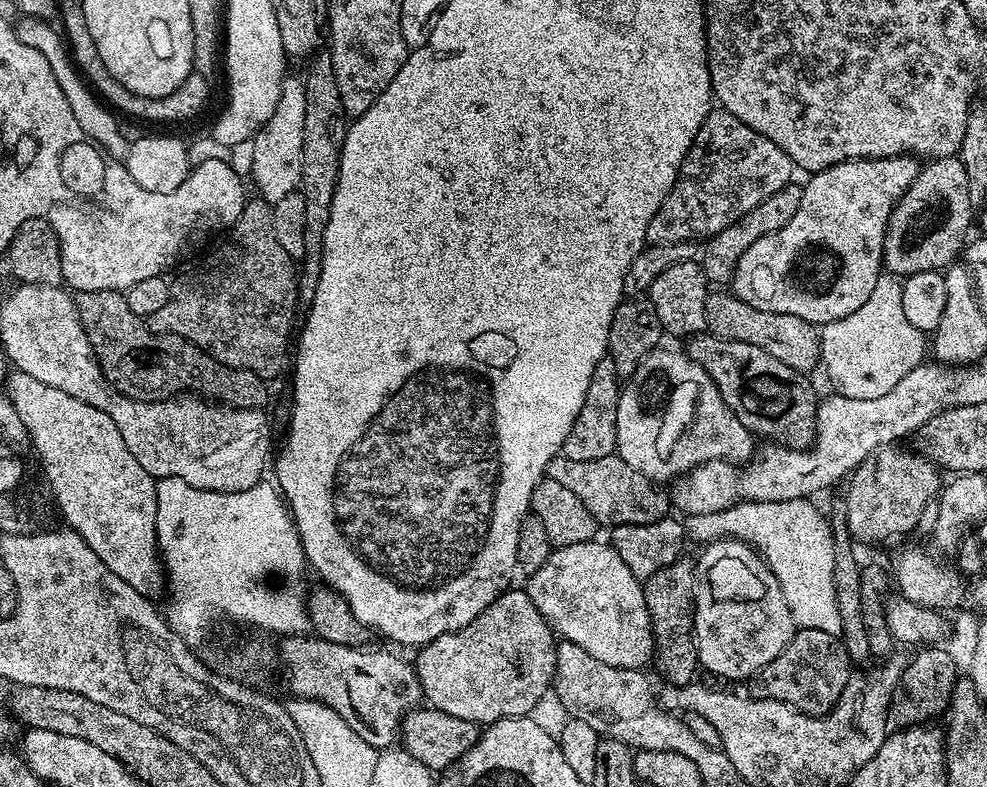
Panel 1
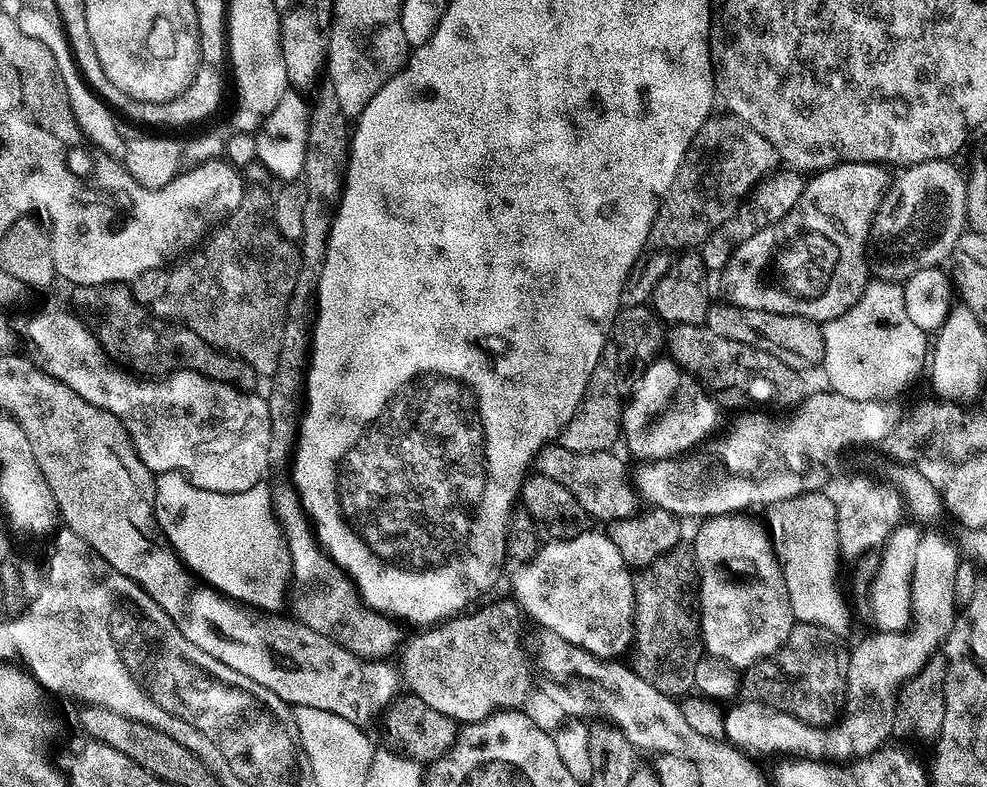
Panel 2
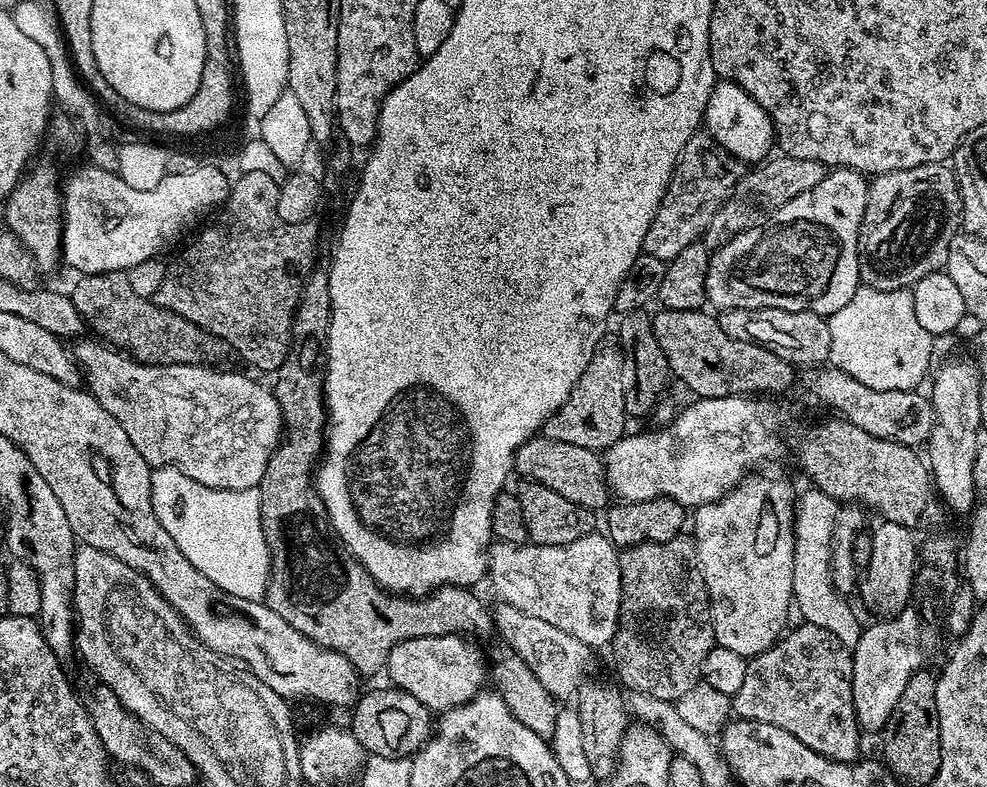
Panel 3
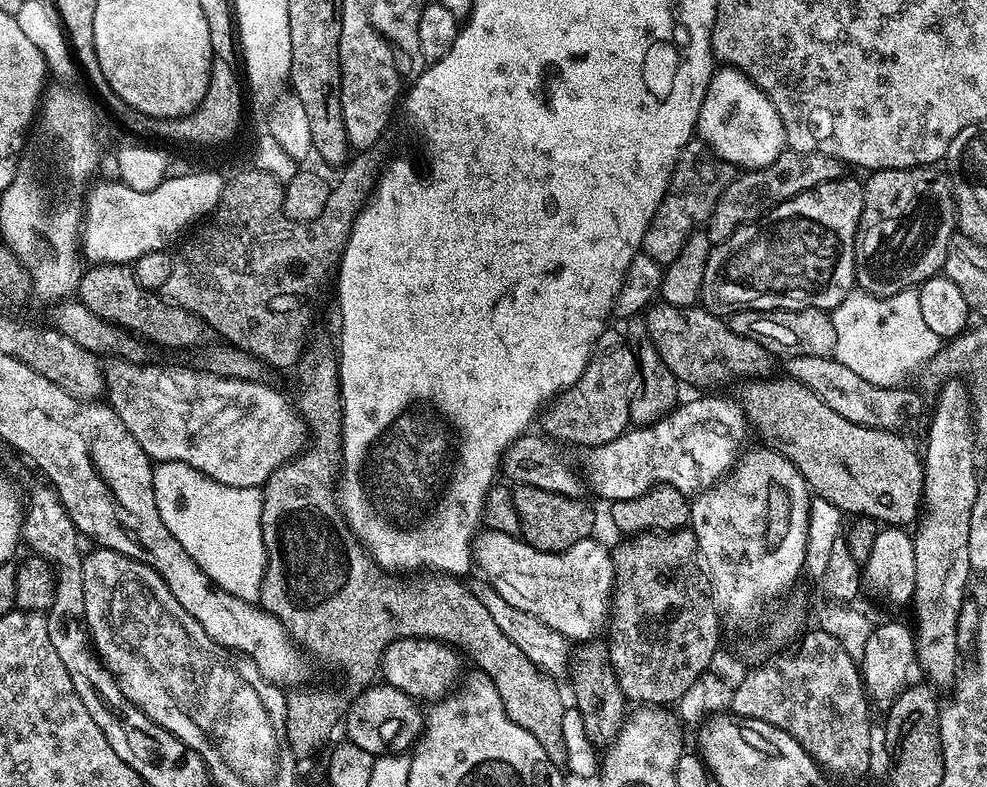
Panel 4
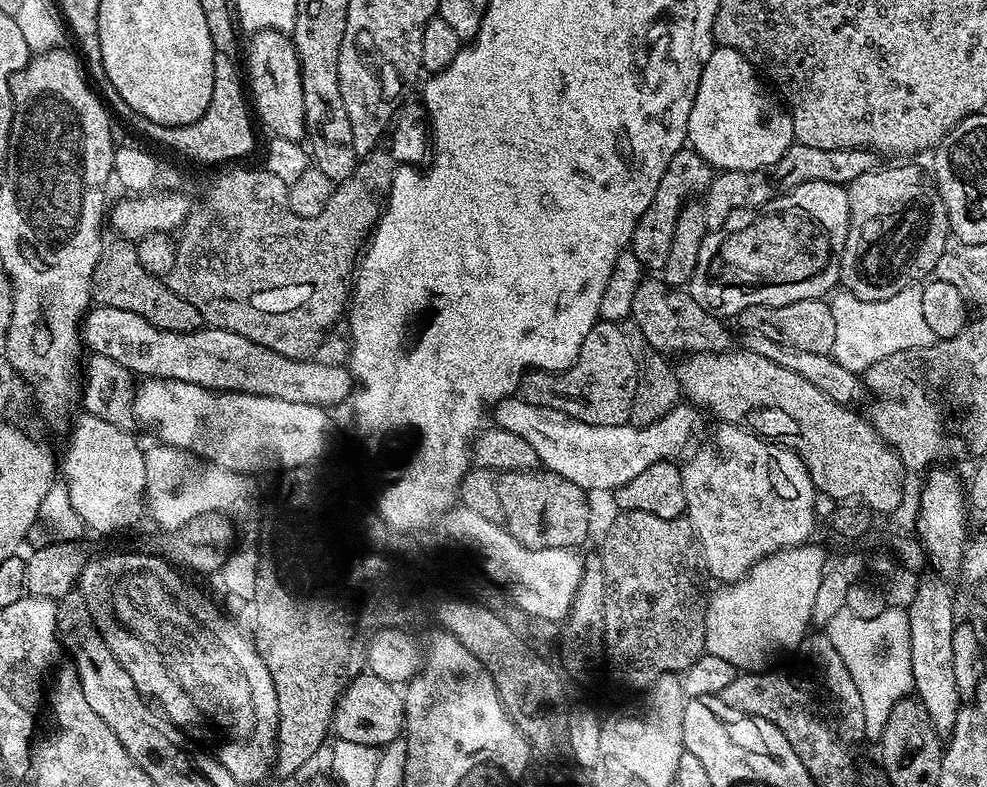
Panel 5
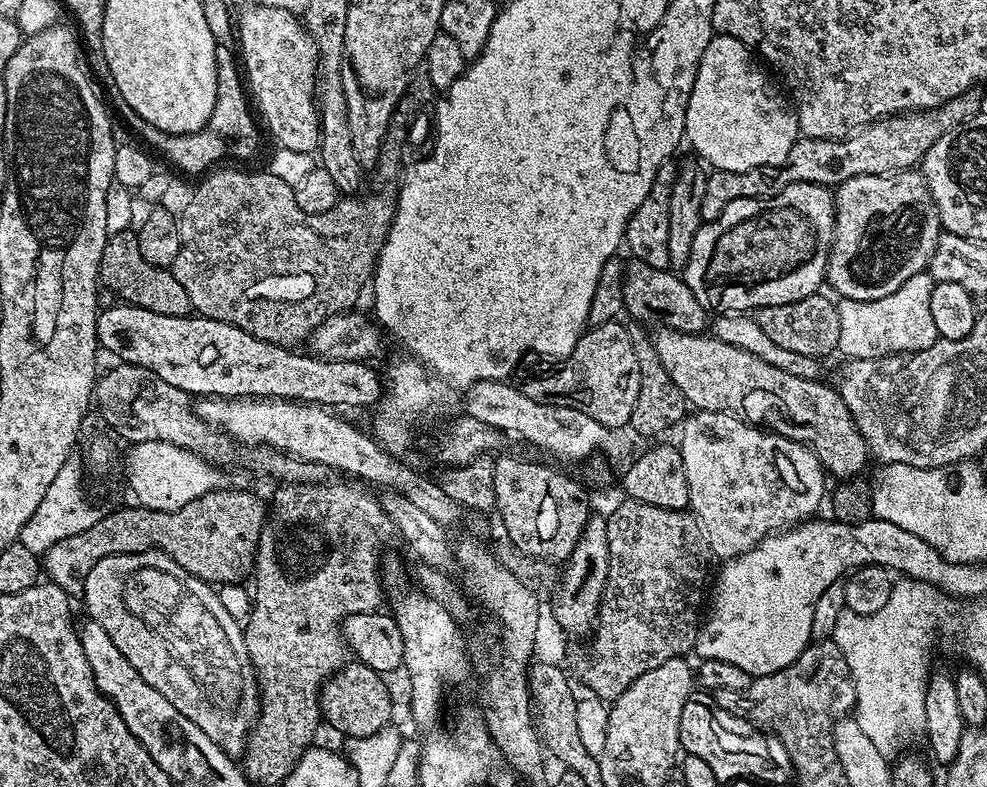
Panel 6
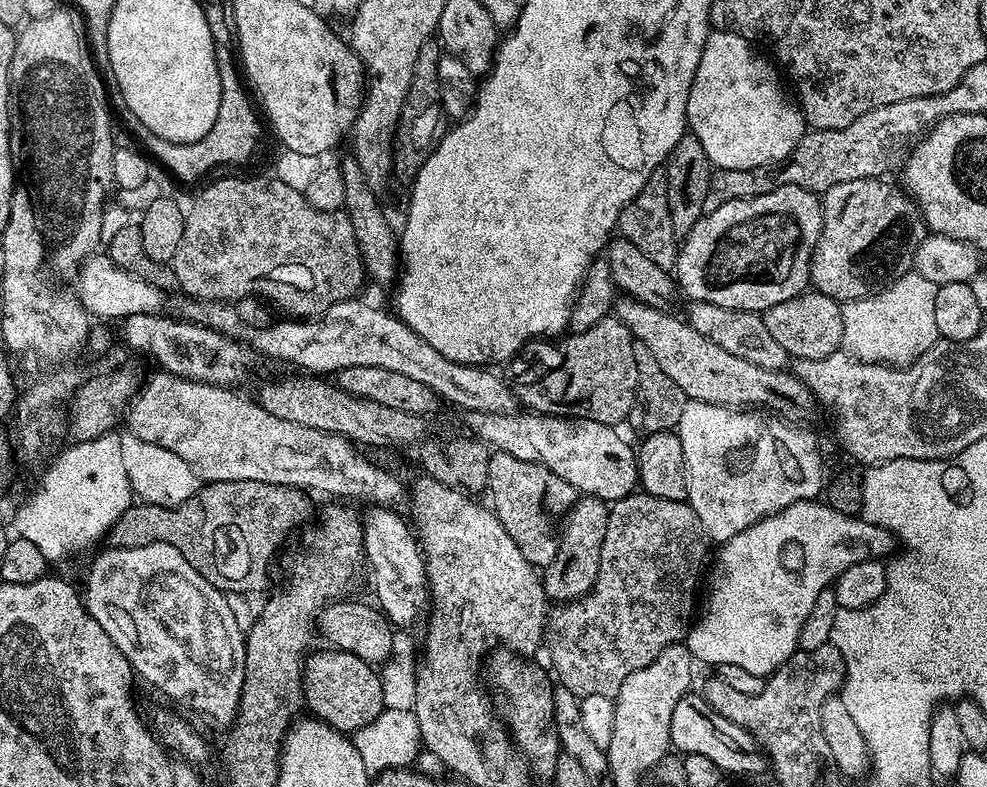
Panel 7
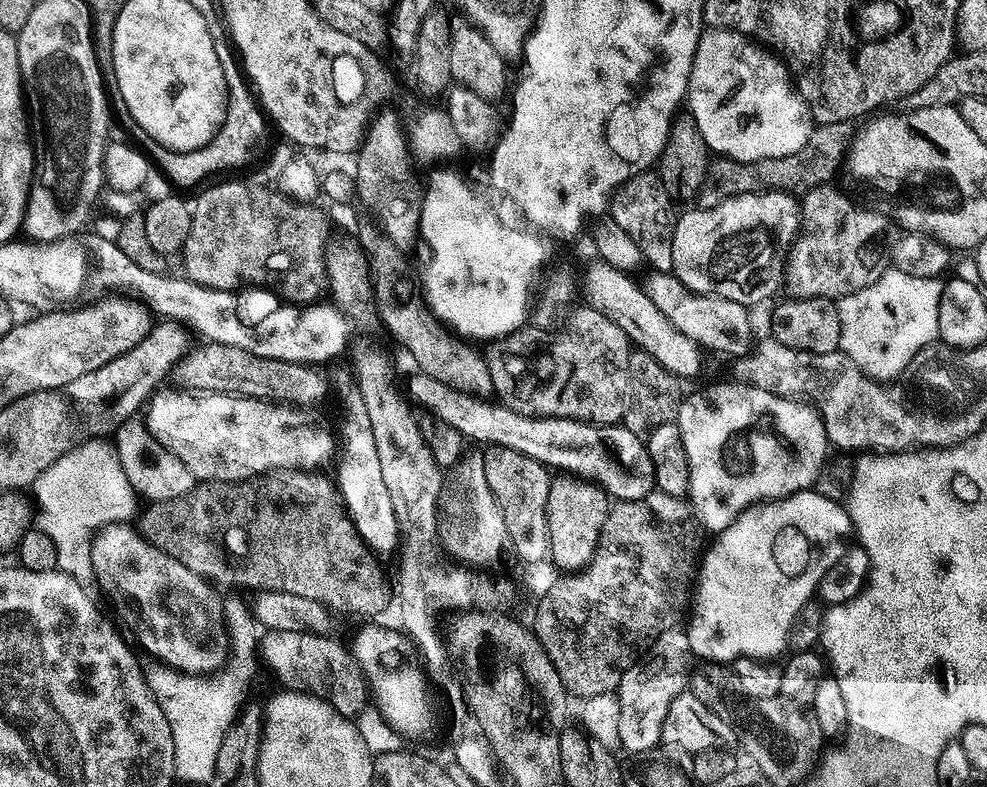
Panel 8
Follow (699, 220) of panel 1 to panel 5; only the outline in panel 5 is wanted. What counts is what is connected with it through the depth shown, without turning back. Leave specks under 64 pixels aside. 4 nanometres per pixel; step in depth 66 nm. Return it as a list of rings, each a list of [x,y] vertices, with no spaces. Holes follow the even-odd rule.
[[[690,146],[680,148],[678,154],[674,154],[674,158],[670,158],[670,162],[666,166],[666,174],[662,174],[662,182],[658,182],[658,190],[654,190],[654,202],[650,202],[650,206],[646,206],[646,214],[642,214],[632,235],[630,249],[645,269],[664,269],[666,257],[670,255],[670,242],[674,242],[674,228],[678,222],[678,214],[691,197],[688,195],[691,192],[707,193],[713,179],[712,165],[706,163]]]

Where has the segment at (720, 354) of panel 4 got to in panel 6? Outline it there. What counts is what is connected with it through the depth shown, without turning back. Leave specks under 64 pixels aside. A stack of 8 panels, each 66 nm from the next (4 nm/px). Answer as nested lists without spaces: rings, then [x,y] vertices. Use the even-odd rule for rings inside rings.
[[[635,258],[627,261],[624,270],[623,311],[641,325],[656,324],[660,328],[673,328],[679,332],[703,333],[710,324],[709,313],[700,305],[698,298],[694,298],[683,278],[668,268],[655,268]]]

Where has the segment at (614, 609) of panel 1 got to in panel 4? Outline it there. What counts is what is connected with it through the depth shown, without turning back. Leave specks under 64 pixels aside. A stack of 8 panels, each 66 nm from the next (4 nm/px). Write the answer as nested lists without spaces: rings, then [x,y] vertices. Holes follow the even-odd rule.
[[[482,530],[475,533],[470,545],[474,564],[479,571],[518,610],[542,618],[546,626],[558,630],[569,641],[583,642],[595,637],[610,616],[612,598],[612,553],[589,538],[564,552],[539,552],[520,536]]]

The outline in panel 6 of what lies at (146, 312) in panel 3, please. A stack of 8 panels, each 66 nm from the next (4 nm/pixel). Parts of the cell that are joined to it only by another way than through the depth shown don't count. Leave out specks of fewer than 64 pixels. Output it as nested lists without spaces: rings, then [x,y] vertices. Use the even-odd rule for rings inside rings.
[[[132,230],[108,237],[102,250],[99,283],[103,287],[105,284],[123,303],[137,304],[146,310],[154,310],[154,314],[186,316],[193,311],[190,299],[171,270],[154,266],[146,262],[146,258],[142,258],[142,250],[138,250],[136,232]]]

